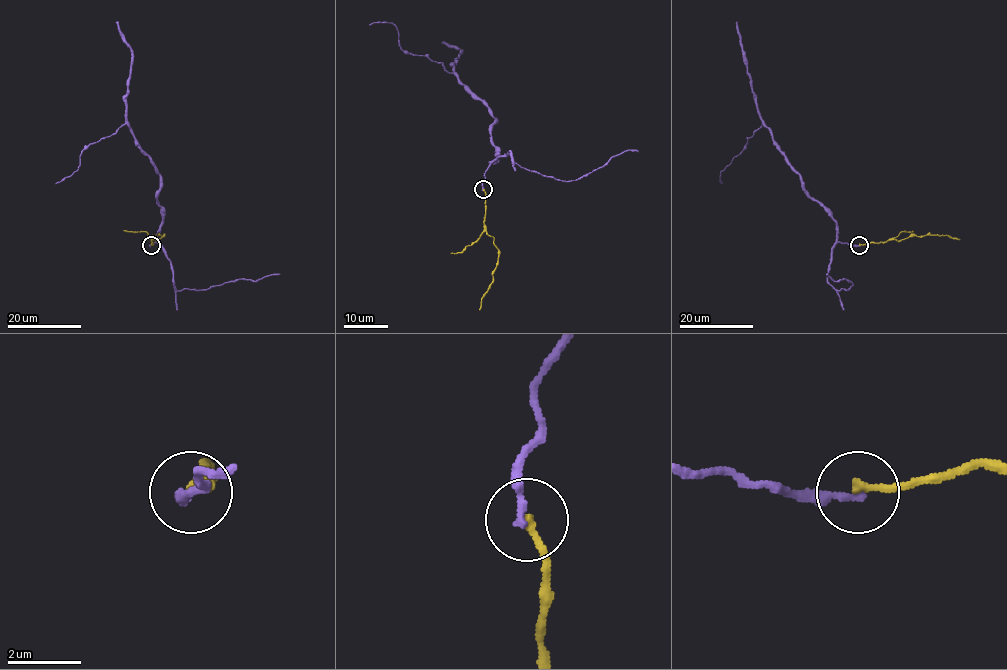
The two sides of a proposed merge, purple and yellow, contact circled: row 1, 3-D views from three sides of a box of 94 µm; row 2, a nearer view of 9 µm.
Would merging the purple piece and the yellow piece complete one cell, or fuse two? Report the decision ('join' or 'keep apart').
join

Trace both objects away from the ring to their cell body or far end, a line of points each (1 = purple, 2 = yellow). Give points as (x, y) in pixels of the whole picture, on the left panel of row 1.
1: (150, 246), (162, 219), (159, 173), (126, 124), (90, 143), (76, 171), (55, 183)
2: (150, 245), (152, 239), (159, 241), (163, 236), (152, 235), (147, 239)

